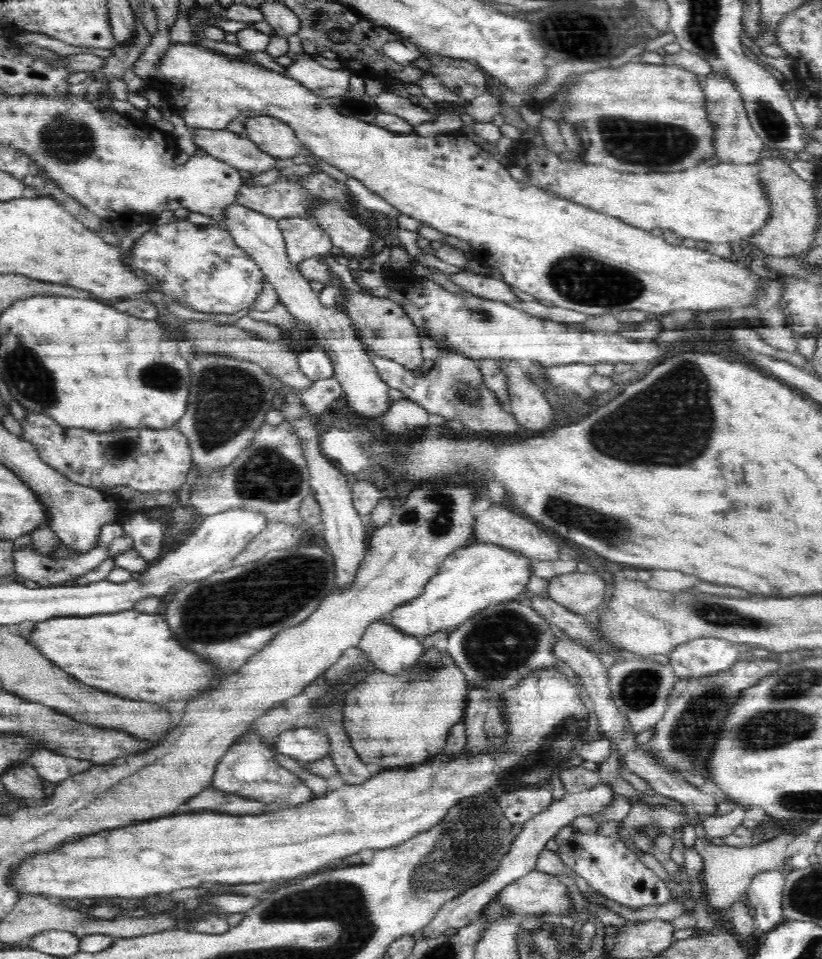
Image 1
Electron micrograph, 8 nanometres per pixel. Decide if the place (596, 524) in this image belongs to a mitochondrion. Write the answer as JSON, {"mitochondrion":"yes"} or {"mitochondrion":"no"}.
{"mitochondrion":"yes"}

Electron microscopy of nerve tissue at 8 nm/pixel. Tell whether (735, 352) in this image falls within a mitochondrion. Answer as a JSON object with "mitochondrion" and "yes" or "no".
{"mitochondrion":"no"}

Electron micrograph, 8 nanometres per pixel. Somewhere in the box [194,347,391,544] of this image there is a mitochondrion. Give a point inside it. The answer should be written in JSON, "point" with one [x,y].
{"point":[266,475]}

